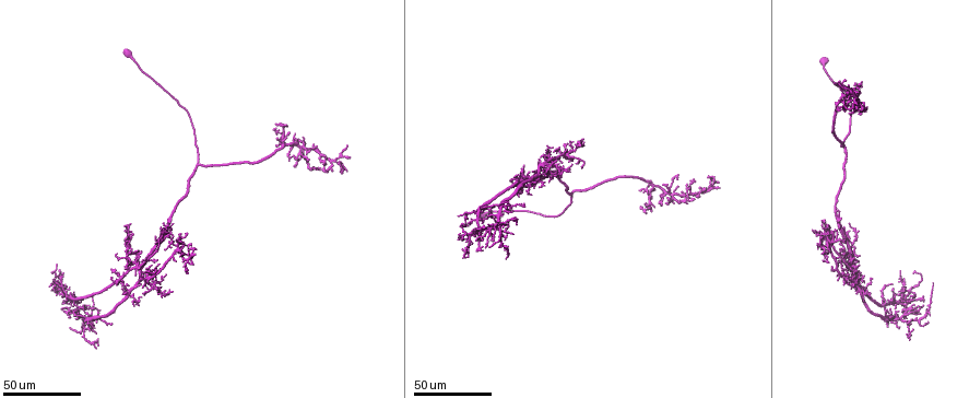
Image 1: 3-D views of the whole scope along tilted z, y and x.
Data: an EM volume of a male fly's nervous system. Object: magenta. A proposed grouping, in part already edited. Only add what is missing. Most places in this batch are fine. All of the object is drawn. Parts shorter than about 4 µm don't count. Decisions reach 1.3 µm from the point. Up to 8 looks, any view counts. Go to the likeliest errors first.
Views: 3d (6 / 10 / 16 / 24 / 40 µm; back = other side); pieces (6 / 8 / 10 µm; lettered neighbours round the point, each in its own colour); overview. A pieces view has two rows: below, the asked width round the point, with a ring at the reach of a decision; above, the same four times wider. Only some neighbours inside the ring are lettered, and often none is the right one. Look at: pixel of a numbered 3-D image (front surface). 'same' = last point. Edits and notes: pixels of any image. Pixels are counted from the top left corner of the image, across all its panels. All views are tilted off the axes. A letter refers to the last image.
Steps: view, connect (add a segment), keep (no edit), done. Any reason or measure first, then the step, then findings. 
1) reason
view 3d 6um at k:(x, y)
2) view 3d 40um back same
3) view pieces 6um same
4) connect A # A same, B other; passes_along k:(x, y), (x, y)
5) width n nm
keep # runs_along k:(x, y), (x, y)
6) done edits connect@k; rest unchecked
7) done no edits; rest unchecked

branch stops here
view 3d 40um at 1:(296, 135)

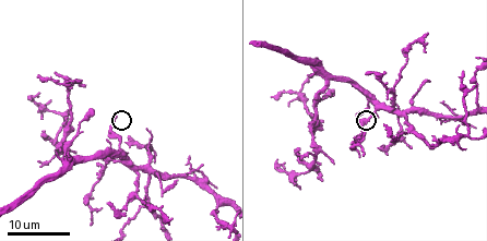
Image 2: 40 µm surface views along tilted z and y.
view pieces 6um at 2:(116, 114)

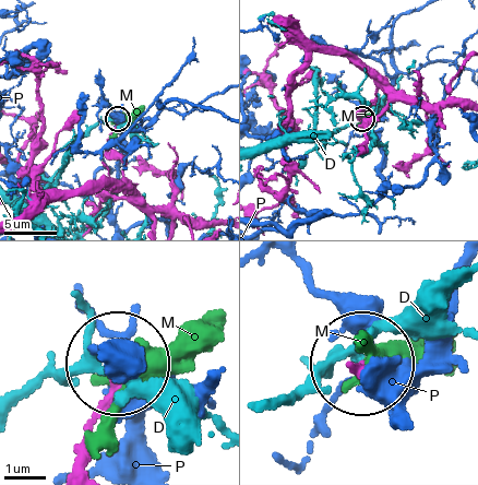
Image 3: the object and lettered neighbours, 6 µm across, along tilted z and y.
width 170 nm
keep # D other, M other, P other; no lettered segment goes on from it

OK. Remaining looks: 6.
thin end
view 3d 24um at 1:(923, 306)

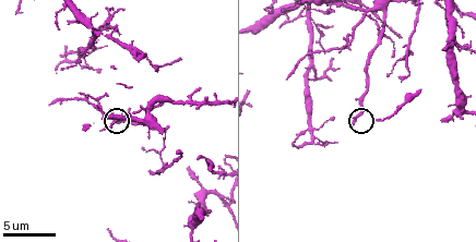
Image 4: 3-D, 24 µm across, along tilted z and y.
what lies round it
view pieces 6um at 4:(351, 123)

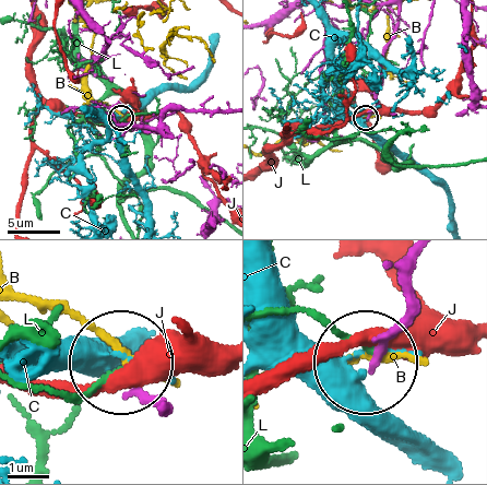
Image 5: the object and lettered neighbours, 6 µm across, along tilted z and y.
keep # B other, C other, J other, L other; runs_along 5:(414, 268), (405, 310), (372, 361); none of them fits

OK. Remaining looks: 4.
branch stops here
view 3d 10um at 4:(440, 120)

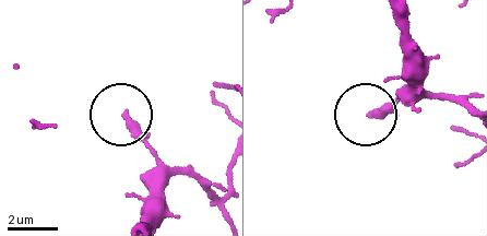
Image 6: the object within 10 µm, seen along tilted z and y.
view pieces 10um at 6:(372, 116)

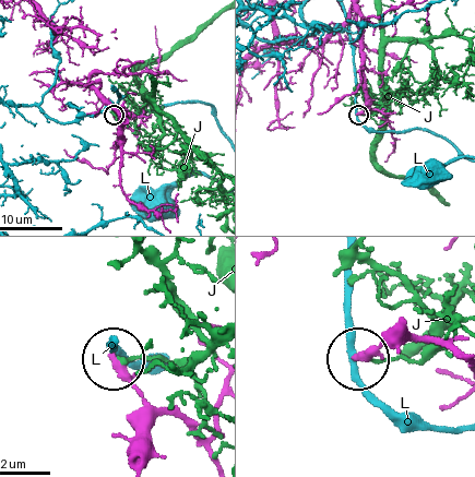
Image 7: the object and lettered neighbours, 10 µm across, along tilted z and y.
width 250 nm
keep # J other, L other; none of them fits

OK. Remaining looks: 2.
view 3d 16um at 2:(81, 80)

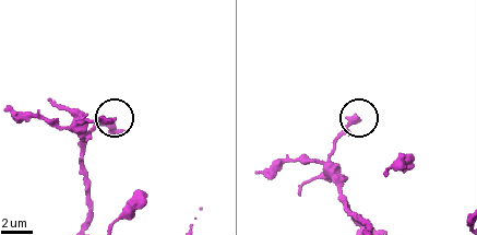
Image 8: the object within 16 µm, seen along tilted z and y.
view pieces 10um at 8:(358, 121)

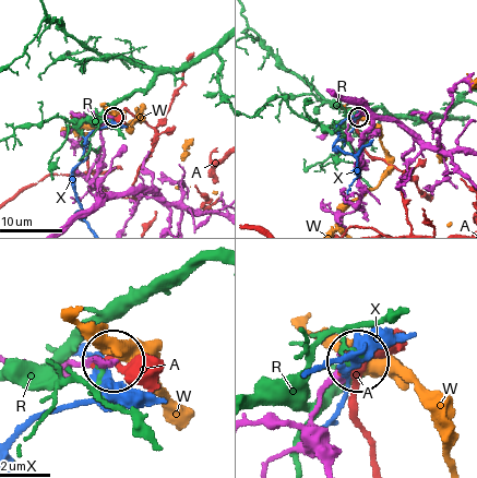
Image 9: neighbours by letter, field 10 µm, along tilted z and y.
keep # A other, R other, W other, X other; none of them fits

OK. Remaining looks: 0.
done no edits; rest unchecked

